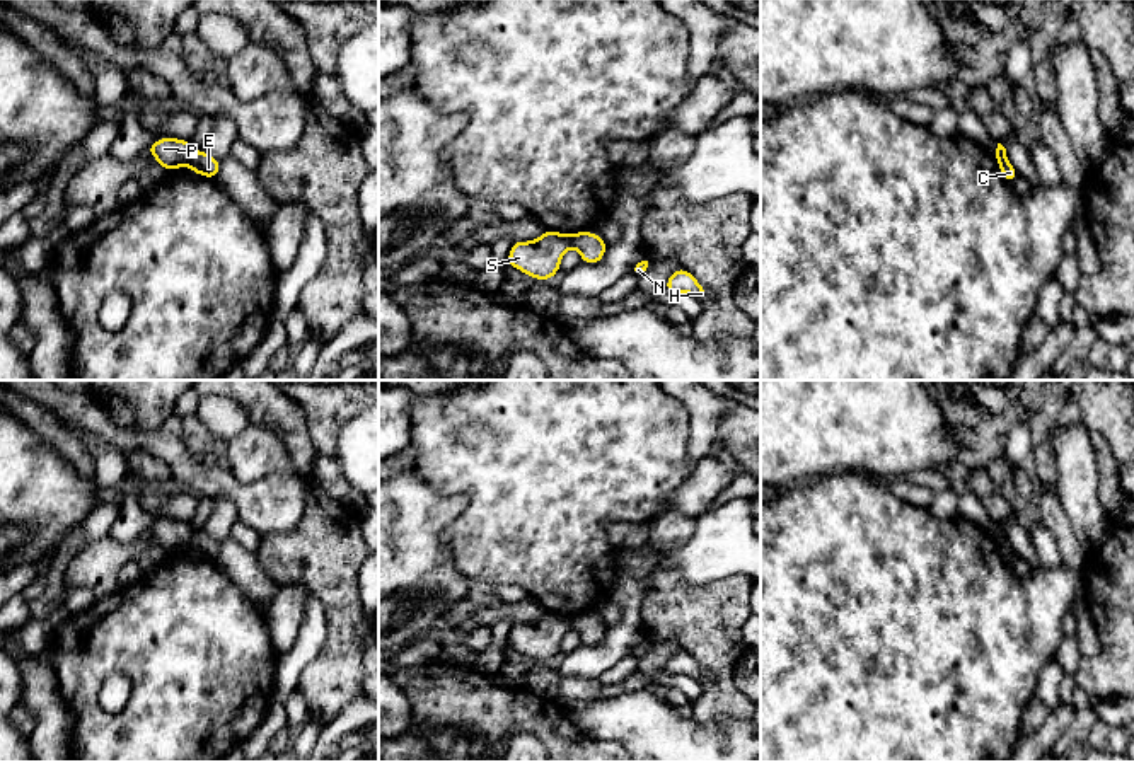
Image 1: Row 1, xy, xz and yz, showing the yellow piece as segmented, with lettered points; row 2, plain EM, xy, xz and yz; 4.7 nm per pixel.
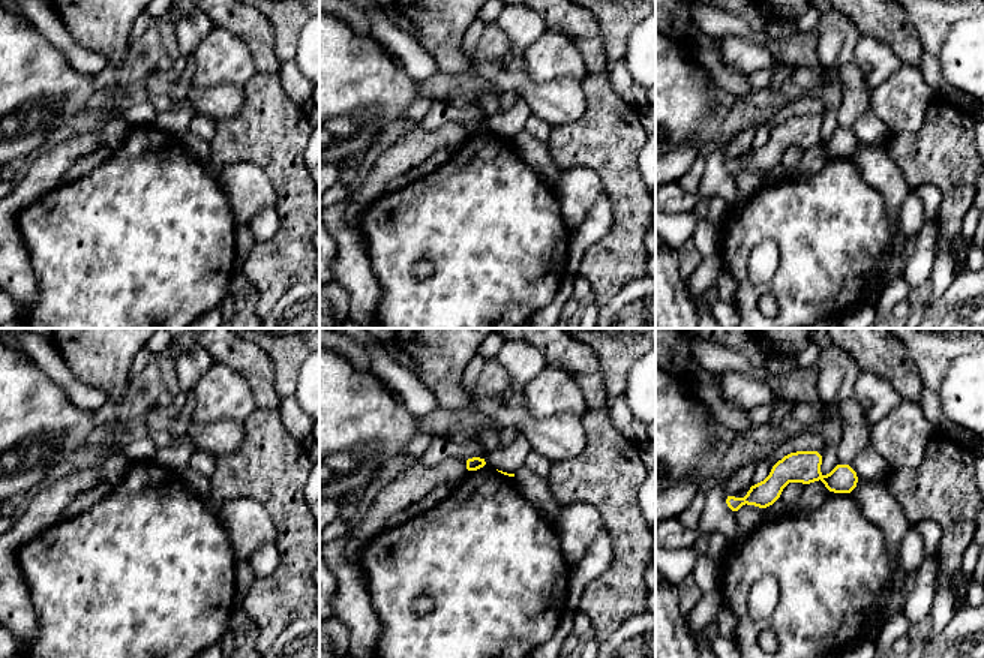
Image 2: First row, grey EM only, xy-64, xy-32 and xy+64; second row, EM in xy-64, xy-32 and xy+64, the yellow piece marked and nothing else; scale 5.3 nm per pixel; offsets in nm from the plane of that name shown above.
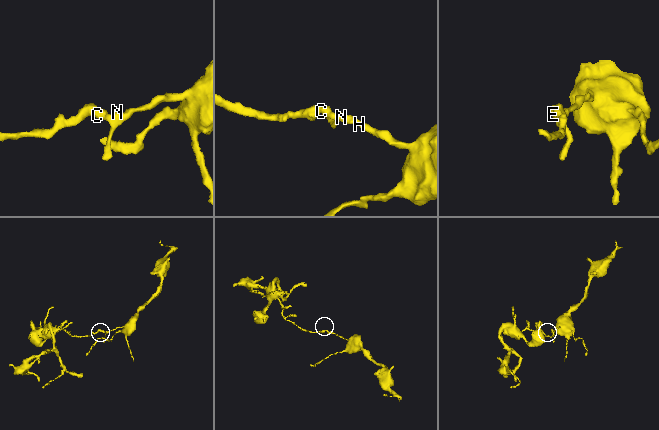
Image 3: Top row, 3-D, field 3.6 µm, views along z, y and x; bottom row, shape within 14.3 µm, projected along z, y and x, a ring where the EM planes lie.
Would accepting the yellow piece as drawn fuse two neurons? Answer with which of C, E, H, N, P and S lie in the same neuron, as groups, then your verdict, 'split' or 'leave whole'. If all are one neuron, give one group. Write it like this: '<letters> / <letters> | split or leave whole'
C E H N / P S | split

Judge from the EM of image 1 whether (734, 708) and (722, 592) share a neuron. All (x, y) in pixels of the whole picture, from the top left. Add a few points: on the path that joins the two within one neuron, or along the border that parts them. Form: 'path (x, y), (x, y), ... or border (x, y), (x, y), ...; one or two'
path (720, 679), (720, 621); one

